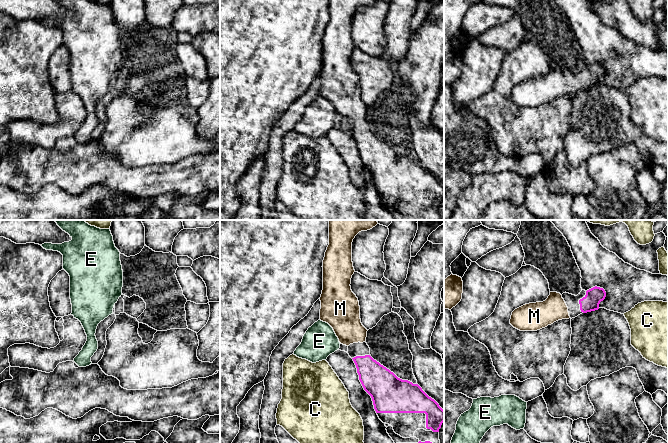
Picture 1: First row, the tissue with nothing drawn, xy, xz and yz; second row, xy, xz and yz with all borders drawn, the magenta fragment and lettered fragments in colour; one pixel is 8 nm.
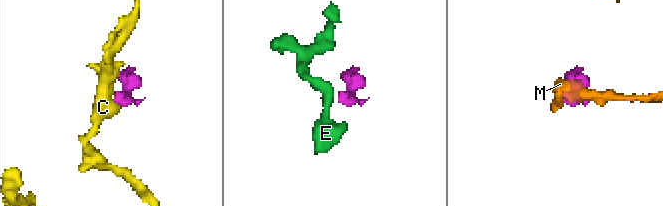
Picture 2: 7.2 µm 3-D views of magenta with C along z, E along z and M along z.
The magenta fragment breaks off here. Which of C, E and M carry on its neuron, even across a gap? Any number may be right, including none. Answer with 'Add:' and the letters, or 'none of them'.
Add: M

